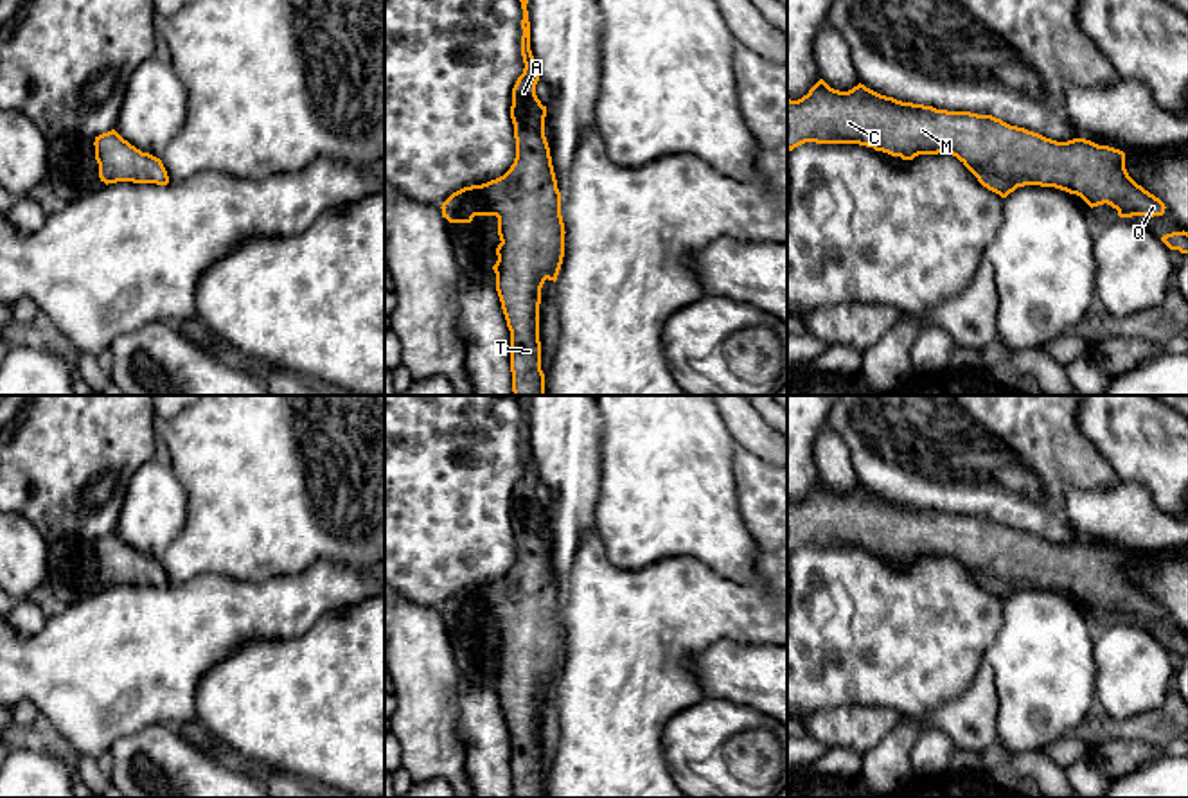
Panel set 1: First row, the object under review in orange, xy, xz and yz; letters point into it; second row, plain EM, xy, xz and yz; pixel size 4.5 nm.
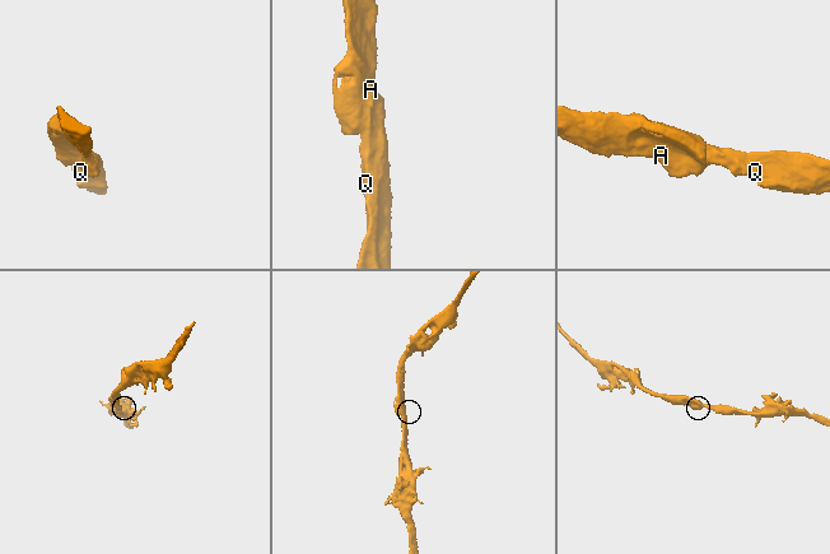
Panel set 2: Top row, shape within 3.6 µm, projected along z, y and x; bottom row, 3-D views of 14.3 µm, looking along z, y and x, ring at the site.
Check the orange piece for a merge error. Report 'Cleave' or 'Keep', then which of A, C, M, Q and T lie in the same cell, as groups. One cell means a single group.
Keep. Groups: A C M Q T

